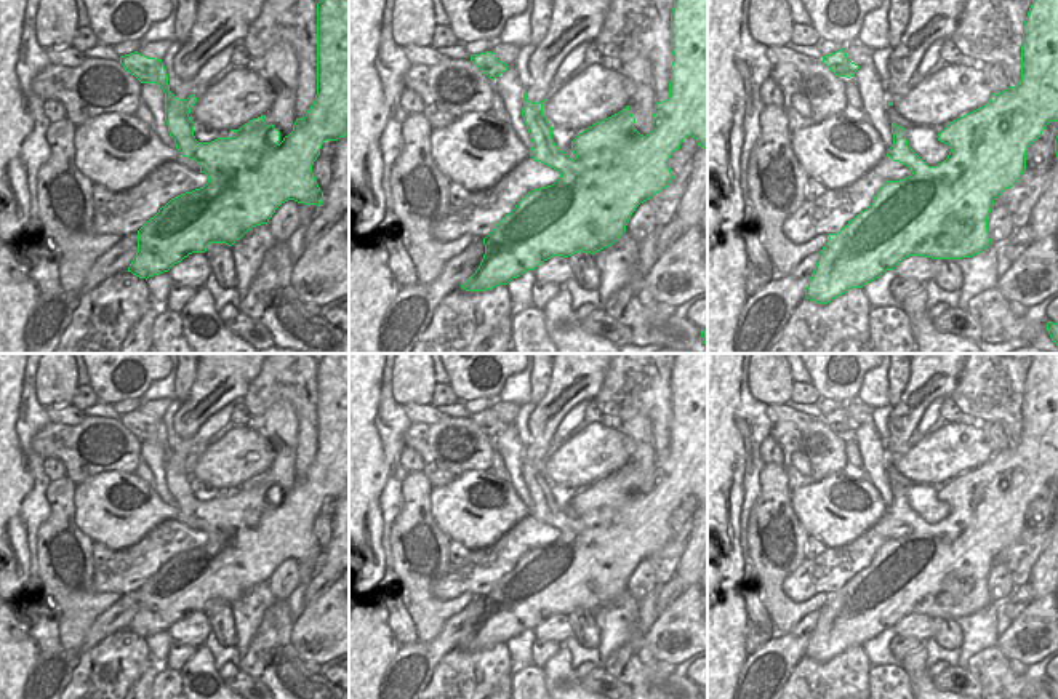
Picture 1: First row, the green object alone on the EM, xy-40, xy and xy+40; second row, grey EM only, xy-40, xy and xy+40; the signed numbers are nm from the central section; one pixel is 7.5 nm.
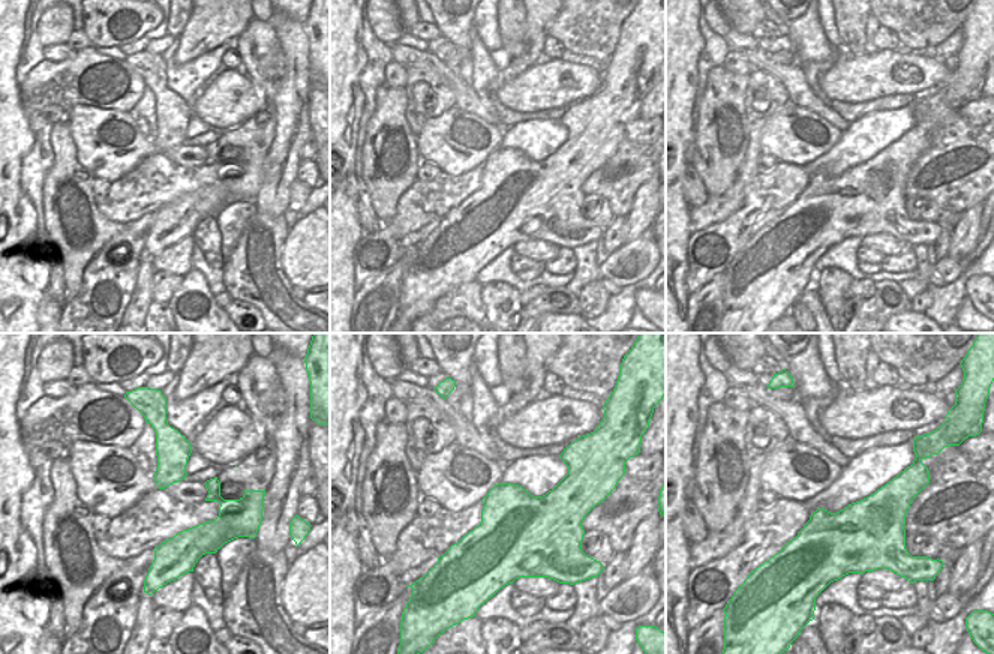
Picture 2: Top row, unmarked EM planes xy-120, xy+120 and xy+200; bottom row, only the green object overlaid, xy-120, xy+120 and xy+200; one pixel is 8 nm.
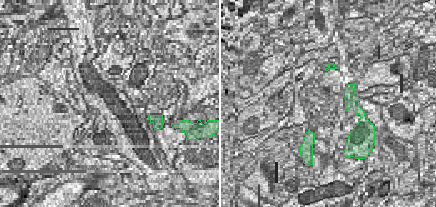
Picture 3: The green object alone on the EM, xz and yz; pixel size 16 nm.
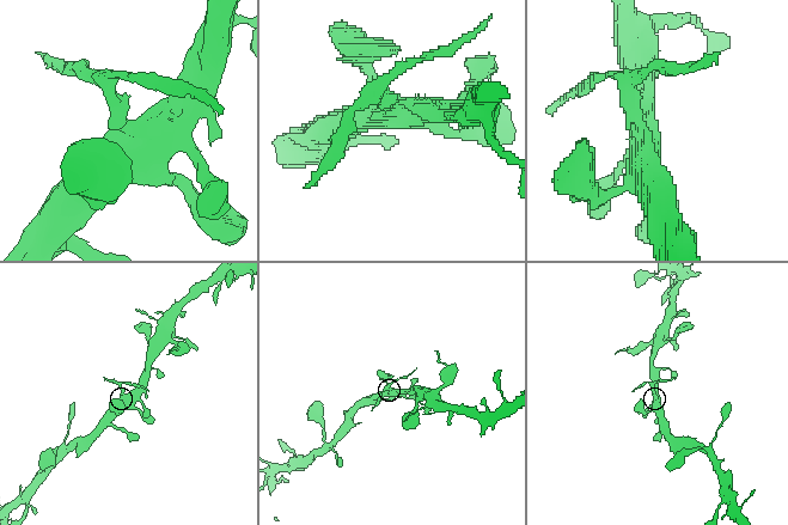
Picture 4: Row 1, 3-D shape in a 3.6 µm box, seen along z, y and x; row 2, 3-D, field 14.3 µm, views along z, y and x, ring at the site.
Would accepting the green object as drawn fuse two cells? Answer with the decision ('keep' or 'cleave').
cleave

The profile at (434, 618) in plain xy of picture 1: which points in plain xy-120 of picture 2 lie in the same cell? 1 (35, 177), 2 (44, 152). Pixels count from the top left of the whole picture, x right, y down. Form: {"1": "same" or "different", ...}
{"1": "different", "2": "different"}

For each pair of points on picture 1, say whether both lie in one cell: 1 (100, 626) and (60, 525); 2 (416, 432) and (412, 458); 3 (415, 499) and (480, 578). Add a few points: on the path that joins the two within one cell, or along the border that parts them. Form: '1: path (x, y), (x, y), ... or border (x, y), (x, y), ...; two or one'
1: border (122, 595), (93, 623), (84, 643), (74, 650); two
2: border (405, 443), (420, 456), (423, 471); two
3: border (429, 589), (442, 600), (464, 592), (474, 595); two

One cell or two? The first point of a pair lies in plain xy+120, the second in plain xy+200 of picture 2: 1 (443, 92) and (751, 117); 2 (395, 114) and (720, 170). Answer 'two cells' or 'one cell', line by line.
1: one cell
2: one cell

